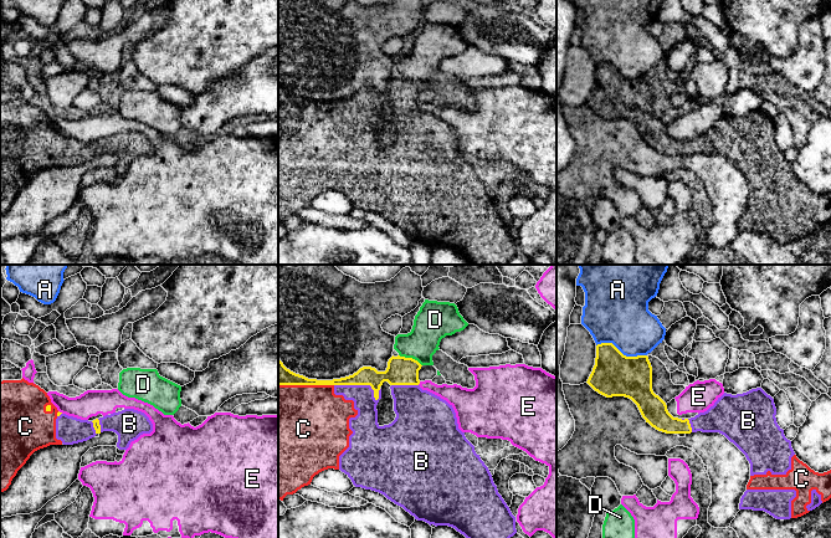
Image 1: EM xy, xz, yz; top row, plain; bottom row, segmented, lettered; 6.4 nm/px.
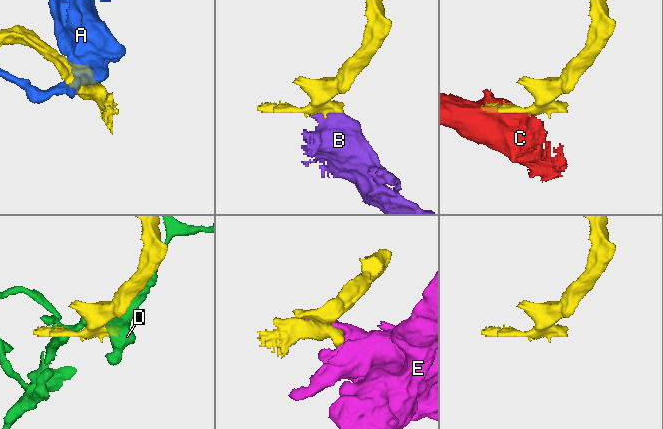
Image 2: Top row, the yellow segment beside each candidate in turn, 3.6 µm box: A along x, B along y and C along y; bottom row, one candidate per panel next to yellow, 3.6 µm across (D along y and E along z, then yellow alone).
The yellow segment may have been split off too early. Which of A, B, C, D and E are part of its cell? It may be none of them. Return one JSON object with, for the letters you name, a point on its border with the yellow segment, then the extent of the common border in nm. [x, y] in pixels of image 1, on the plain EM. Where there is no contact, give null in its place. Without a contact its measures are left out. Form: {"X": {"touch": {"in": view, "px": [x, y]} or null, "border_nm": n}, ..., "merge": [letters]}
{"B": {"touch": {"in": "xz", "px": [360, 106]}, "border_nm": 300}, "C": {"touch": {"in": "xz", "px": [306, 106]}, "border_nm": 360}, "merge": ["B", "C"]}

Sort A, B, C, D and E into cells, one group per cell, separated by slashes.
A / B C / D / E

